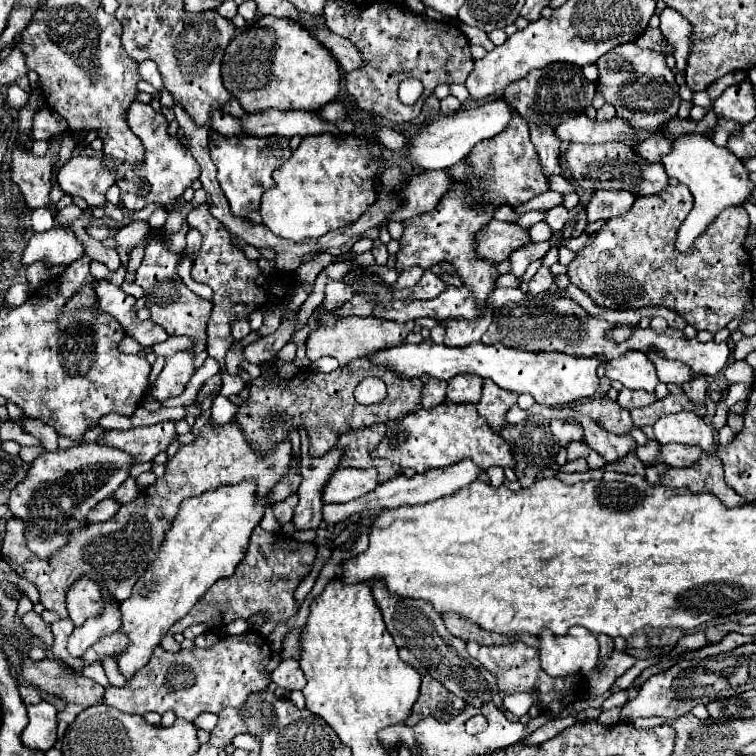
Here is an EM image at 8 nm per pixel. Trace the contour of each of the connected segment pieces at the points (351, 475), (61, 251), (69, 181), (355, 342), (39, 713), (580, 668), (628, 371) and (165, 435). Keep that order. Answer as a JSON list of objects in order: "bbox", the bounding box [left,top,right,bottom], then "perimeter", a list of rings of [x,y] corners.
[{"bbox":[323,468,379,504],"perimeter":[[[339,468],[333,472],[329,482],[323,488],[323,502],[329,504],[339,504],[339,502],[349,502],[355,498],[361,498],[363,494],[375,490],[379,486],[377,480],[377,470],[367,468]]]},{"bbox":[21,226,85,266],"perimeter":[[[53,226],[47,232],[33,234],[27,248],[21,254],[21,264],[29,266],[37,260],[43,260],[49,266],[69,266],[71,262],[85,256],[83,246],[77,242],[73,230],[63,230]]]},{"bbox":[57,156,115,206],"perimeter":[[[75,156],[57,176],[65,194],[81,196],[89,206],[105,204],[105,192],[115,184],[115,170],[101,156]]]},{"bbox":[307,316,413,366],"perimeter":[[[347,316],[347,318],[339,318],[331,326],[319,322],[317,328],[311,330],[309,336],[307,336],[307,358],[311,362],[315,362],[321,356],[333,356],[333,358],[339,360],[341,366],[345,366],[355,358],[369,356],[369,354],[375,354],[379,350],[401,344],[405,340],[405,336],[411,332],[411,328],[413,328],[413,324],[399,324],[399,322],[391,322],[391,320],[379,320],[379,318],[373,318],[373,316],[367,316],[367,318]]]},{"bbox":[21,702,57,752],"perimeter":[[[39,702],[33,706],[27,706],[29,724],[25,726],[21,734],[23,746],[29,746],[29,750],[41,750],[47,752],[57,742],[57,710],[49,702]]]},{"bbox":[539,626,599,676],"perimeter":[[[573,626],[569,630],[569,634],[565,634],[565,636],[555,636],[551,630],[541,632],[539,662],[541,662],[541,668],[549,676],[567,676],[567,674],[575,674],[575,672],[589,674],[595,668],[597,660],[599,660],[599,644],[597,644],[597,638],[589,630],[585,630],[581,626]]]},{"bbox":[605,352,659,392],"perimeter":[[[625,352],[615,360],[605,362],[607,378],[619,380],[625,388],[653,392],[659,378],[655,374],[653,362],[643,352]]]},{"bbox":[97,422,175,462],"perimeter":[[[159,422],[145,428],[131,430],[105,430],[97,442],[105,442],[105,446],[117,446],[117,450],[125,450],[133,454],[133,462],[151,462],[159,452],[167,450],[171,438],[175,436],[173,422]]]}]

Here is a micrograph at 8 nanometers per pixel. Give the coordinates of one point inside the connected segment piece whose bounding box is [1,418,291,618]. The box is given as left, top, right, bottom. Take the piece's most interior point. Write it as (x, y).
(115, 553)

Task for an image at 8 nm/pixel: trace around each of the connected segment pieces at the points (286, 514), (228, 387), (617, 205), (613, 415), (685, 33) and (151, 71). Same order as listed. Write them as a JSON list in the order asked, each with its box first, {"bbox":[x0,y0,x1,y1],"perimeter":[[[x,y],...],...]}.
[{"bbox":[273,494,297,526],"perimeter":[[[295,494],[289,496],[287,500],[283,500],[283,502],[279,502],[279,504],[273,506],[273,514],[275,514],[275,518],[277,518],[277,522],[279,522],[281,526],[287,524],[287,522],[293,518],[295,506],[297,506],[297,496],[295,496]]]},{"bbox":[220,369,245,397],"perimeter":[[[226,369],[220,373],[222,379],[222,387],[220,394],[225,397],[237,395],[245,387],[245,382],[241,378],[231,376]]]},{"bbox":[587,190,635,222],"perimeter":[[[597,190],[593,194],[593,198],[589,200],[589,208],[587,208],[587,216],[589,222],[595,220],[609,220],[609,218],[617,218],[621,214],[625,214],[635,202],[635,196],[629,194],[627,190]]]},{"bbox":[573,396,633,434],"perimeter":[[[607,396],[593,398],[593,402],[587,402],[587,404],[581,404],[581,406],[575,404],[573,408],[581,414],[589,414],[593,420],[601,422],[601,426],[605,430],[615,432],[615,434],[627,434],[633,428],[629,410],[621,408],[617,402],[609,400]]]},{"bbox":[661,8,691,70],"perimeter":[[[665,8],[661,12],[661,32],[667,38],[667,42],[675,48],[675,60],[677,60],[677,70],[685,70],[687,66],[687,56],[689,56],[689,36],[691,36],[691,24],[687,18],[683,18],[679,12]]]},{"bbox":[139,60,163,90],"perimeter":[[[143,60],[139,62],[139,76],[149,82],[155,90],[161,90],[163,88],[163,80],[161,80],[161,74],[157,70],[157,64],[153,60]]]}]

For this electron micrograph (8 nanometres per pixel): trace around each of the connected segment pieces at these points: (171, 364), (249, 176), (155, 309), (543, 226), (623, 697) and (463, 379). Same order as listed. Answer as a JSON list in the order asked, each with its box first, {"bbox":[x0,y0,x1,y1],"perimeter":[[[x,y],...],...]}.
[{"bbox":[151,350,193,404],"perimeter":[[[187,350],[175,352],[165,360],[161,376],[153,382],[151,398],[163,404],[167,398],[179,396],[185,390],[191,374],[193,374],[193,356]]]},{"bbox":[209,132,291,216],"perimeter":[[[219,132],[209,134],[209,154],[217,168],[219,186],[229,200],[233,216],[247,216],[259,210],[261,194],[267,188],[273,188],[271,174],[291,158],[289,140],[281,136],[259,138],[259,136],[221,136]]]},{"bbox":[135,238,213,354],"perimeter":[[[151,238],[145,248],[145,258],[137,270],[135,282],[145,290],[147,306],[151,308],[151,320],[161,324],[169,336],[187,336],[191,338],[193,354],[199,354],[207,348],[207,322],[213,310],[213,302],[199,298],[193,294],[183,280],[177,276],[177,262],[181,260],[179,254],[173,254],[165,248],[163,238]]]},{"bbox":[529,222,553,243],"perimeter":[[[538,222],[529,229],[531,240],[535,243],[548,241],[553,235],[553,231],[546,222]]]},{"bbox":[601,690,629,711],"perimeter":[[[622,690],[617,693],[614,693],[603,702],[601,706],[602,711],[609,710],[613,706],[614,707],[623,706],[628,700],[629,700],[628,691]]]},{"bbox":[447,374,483,404],"perimeter":[[[459,374],[459,376],[453,376],[449,382],[447,382],[447,400],[449,402],[471,402],[471,404],[477,404],[479,398],[481,398],[481,386],[483,386],[483,378],[479,376],[471,376],[471,374]]]}]

